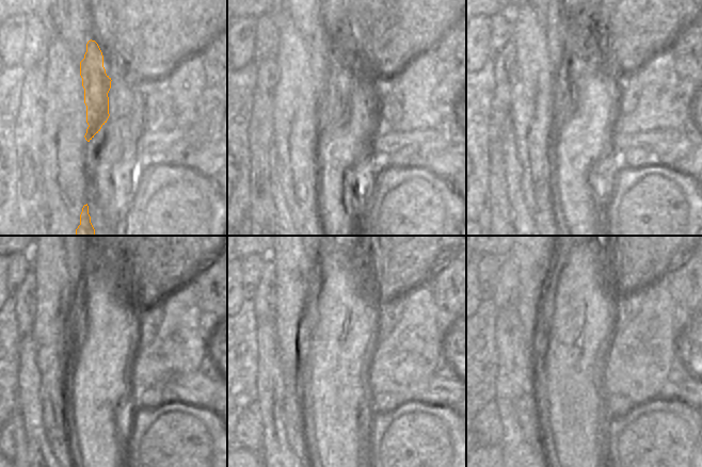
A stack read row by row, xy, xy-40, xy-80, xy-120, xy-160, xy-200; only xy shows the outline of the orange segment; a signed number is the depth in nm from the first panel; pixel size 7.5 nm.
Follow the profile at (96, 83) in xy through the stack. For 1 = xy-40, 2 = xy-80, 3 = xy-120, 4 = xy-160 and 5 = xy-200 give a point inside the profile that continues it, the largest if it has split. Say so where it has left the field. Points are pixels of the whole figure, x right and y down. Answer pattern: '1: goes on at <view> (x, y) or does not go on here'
1: goes on at xy-40 (325, 59)
2: goes on at xy-80 (557, 46)
3: goes on at xy-120 (75, 258)
4: goes on at xy-160 (314, 257)
5: goes on at xy-200 (551, 257)

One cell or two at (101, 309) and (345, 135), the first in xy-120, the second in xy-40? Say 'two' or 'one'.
one

